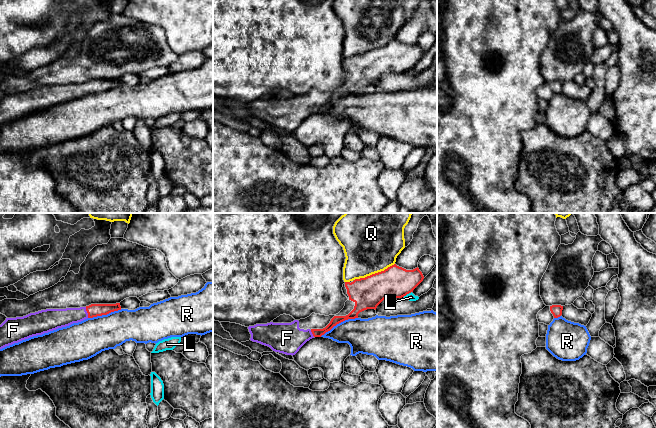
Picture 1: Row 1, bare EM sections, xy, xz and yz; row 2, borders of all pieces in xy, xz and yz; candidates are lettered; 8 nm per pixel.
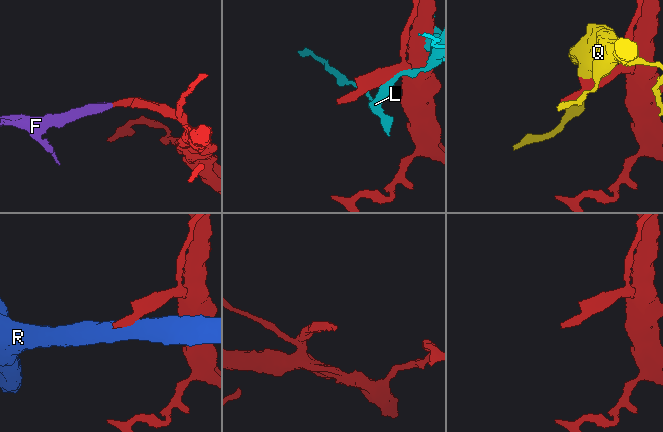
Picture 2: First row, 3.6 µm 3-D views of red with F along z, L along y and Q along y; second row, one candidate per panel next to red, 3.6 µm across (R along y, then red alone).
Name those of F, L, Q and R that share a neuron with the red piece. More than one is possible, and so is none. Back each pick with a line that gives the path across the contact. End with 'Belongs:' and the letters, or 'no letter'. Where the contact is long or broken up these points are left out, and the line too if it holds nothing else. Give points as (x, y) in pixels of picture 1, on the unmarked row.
F: runs through xy (93, 86), (87, 88), (57, 94)
Belongs: F

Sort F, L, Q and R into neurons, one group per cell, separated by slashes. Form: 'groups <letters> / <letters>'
groups F / L / Q / R

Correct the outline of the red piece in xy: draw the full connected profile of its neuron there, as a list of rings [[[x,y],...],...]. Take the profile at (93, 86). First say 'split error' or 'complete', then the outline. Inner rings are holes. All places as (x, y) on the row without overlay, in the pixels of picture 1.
split error; [[[120,79],[91,80],[80,84],[46,85],[23,93],[6,94],[0,101],[0,125],[33,112],[121,86]]]

